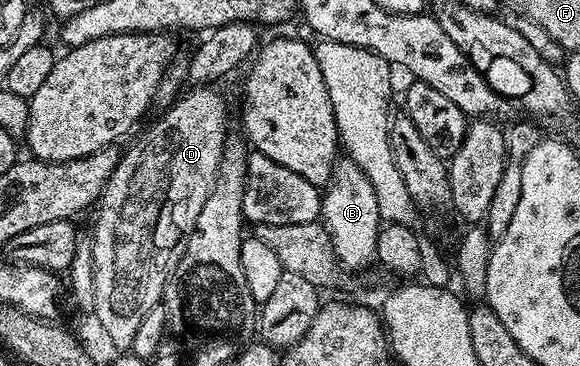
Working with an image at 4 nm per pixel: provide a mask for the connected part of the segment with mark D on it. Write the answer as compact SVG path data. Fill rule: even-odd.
M195 85L168 108L162 119L157 119L133 144L124 148L115 173L101 194L97 224L93 227L94 293L91 310L97 314L105 335L117 349L132 348L135 333L143 317L162 302L165 282L173 274L173 267L187 249L189 234L203 213L203 201L217 181L217 166L225 154L225 99L213 85Z

